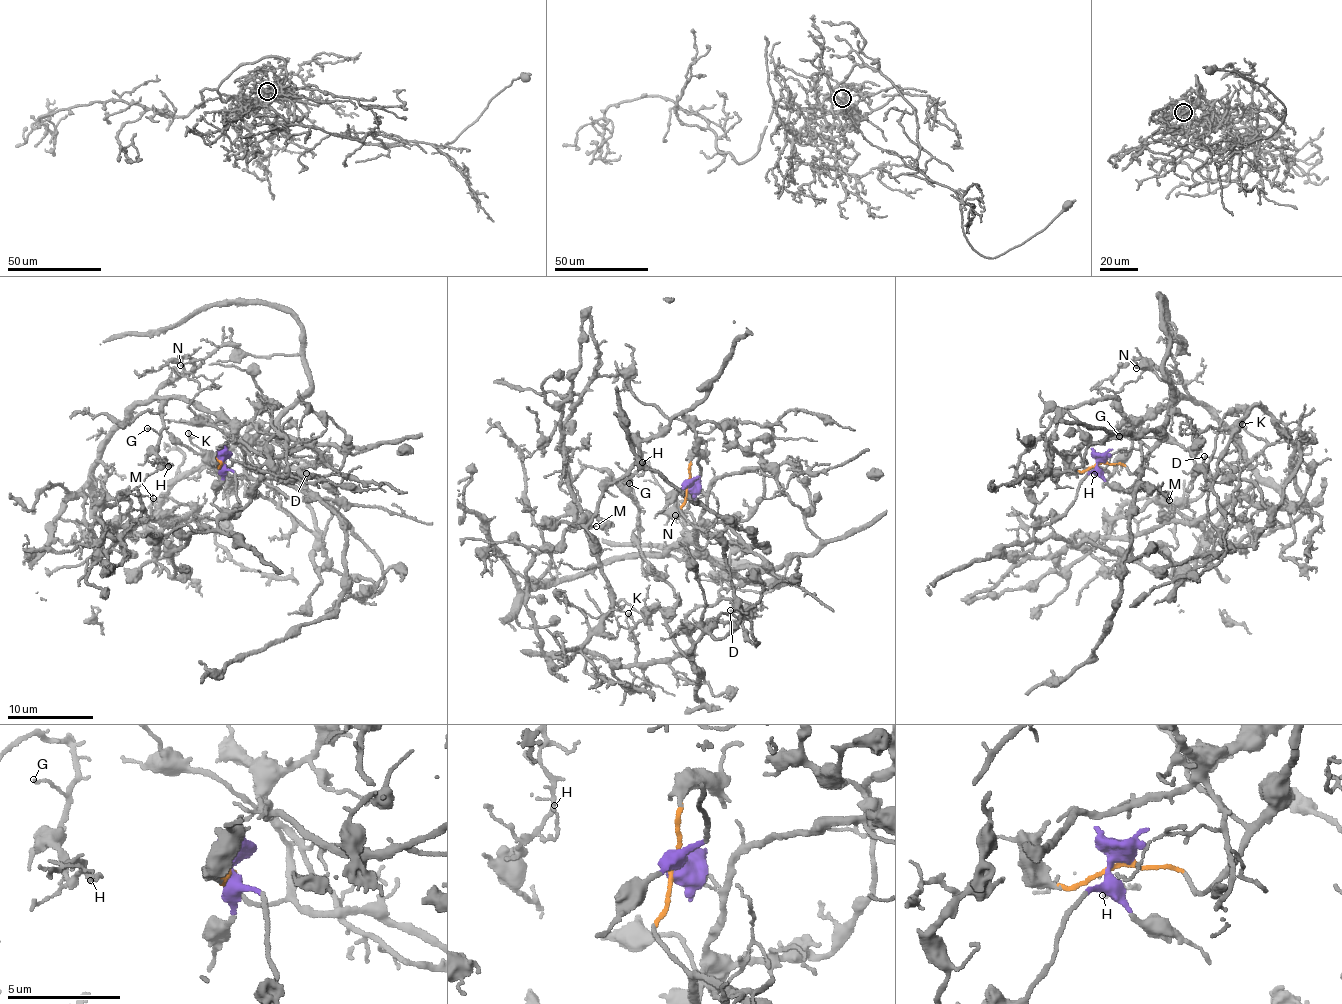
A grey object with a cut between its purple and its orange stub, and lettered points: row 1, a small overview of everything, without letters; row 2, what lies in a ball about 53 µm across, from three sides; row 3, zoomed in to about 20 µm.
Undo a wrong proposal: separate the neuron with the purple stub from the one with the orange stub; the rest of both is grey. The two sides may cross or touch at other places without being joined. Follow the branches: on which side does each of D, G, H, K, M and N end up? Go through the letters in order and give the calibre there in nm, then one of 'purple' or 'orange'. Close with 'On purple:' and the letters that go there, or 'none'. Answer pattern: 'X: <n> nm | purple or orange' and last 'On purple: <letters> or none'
D: 130 nm | orange
G: 110 nm | orange
H: 100 nm | orange
K: 120 nm | orange
M: 100 nm | orange
N: 60 nm | orange
On purple: none

